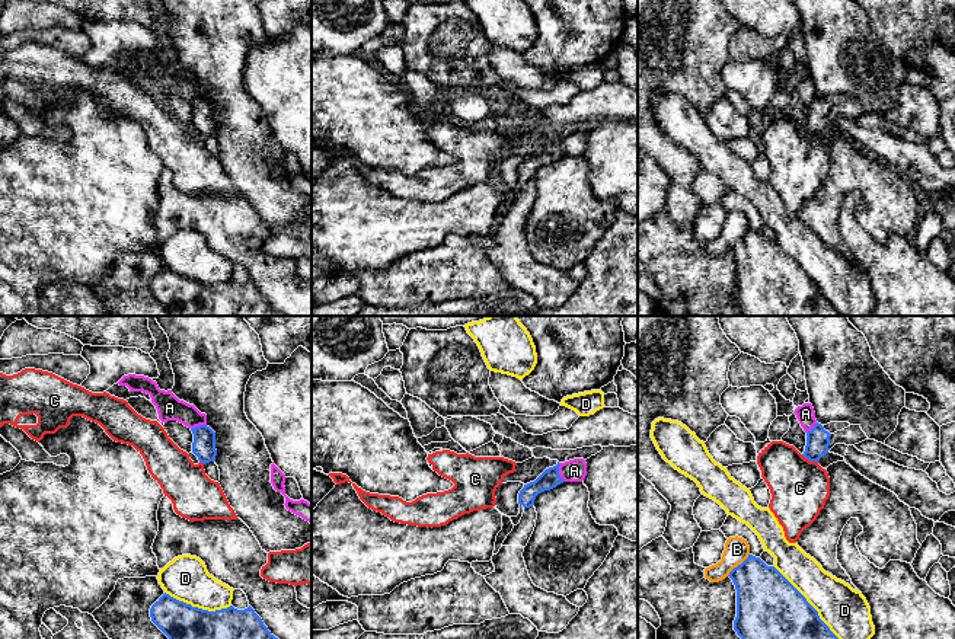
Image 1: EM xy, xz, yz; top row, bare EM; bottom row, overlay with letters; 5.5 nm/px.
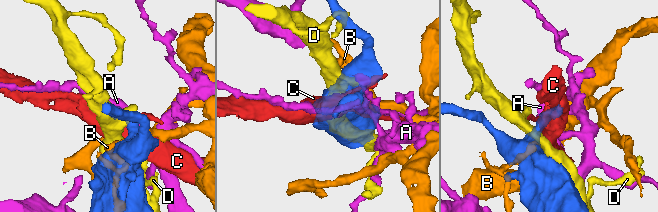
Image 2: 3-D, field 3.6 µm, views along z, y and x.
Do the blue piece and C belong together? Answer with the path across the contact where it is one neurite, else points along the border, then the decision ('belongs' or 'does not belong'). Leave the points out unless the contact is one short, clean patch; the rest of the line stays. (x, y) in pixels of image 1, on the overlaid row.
does not belong

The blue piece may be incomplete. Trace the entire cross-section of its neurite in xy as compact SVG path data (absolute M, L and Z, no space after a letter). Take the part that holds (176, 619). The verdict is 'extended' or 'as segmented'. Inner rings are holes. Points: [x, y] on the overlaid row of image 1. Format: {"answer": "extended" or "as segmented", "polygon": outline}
{"answer": "as segmented", "polygon": "M165 592L151 606L150 617L169 639L278 639L250 606L208 611Z"}

